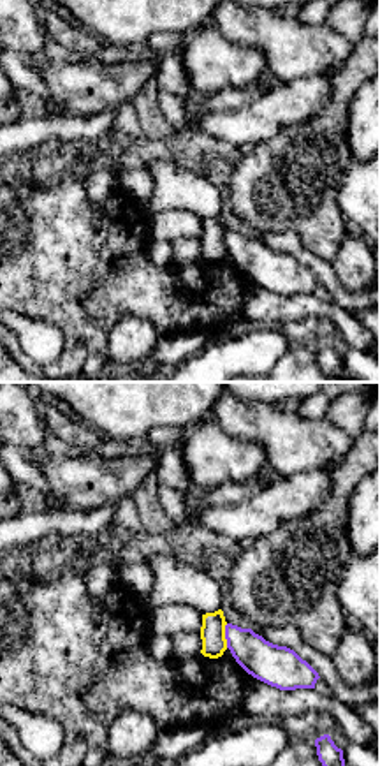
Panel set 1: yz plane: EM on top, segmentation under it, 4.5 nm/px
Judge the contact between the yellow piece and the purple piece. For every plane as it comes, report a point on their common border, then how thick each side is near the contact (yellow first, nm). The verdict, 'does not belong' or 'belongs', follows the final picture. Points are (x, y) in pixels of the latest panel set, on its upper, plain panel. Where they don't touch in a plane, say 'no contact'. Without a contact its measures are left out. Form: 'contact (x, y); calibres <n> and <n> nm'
contact (224, 242); calibres 110 and 180 nm

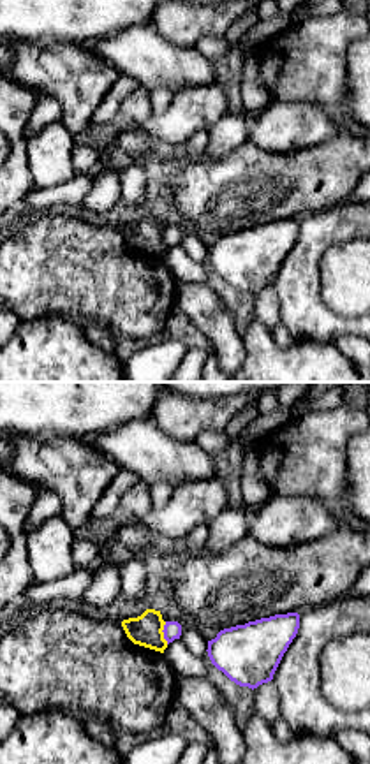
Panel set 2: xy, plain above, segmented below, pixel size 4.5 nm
contact (162, 238); calibres 140 and 80 nm

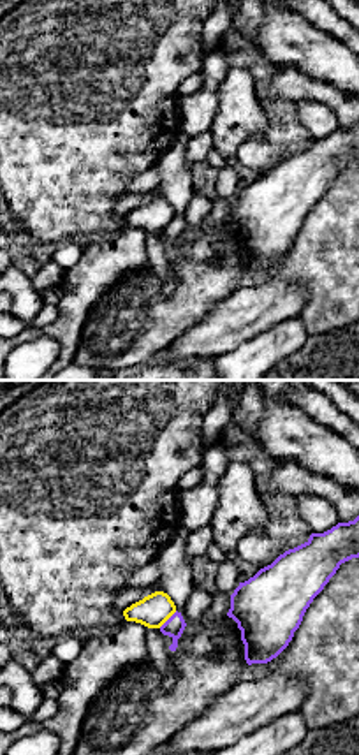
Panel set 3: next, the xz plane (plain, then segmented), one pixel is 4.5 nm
contact (168, 224); calibres 150 and 90 nm

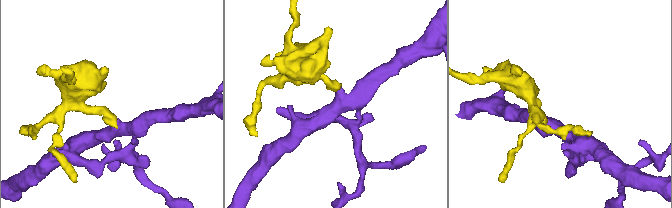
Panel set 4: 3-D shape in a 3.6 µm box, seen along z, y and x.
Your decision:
does not belong

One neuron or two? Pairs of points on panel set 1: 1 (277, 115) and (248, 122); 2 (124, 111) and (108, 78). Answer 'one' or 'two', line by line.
1: one
2: two

